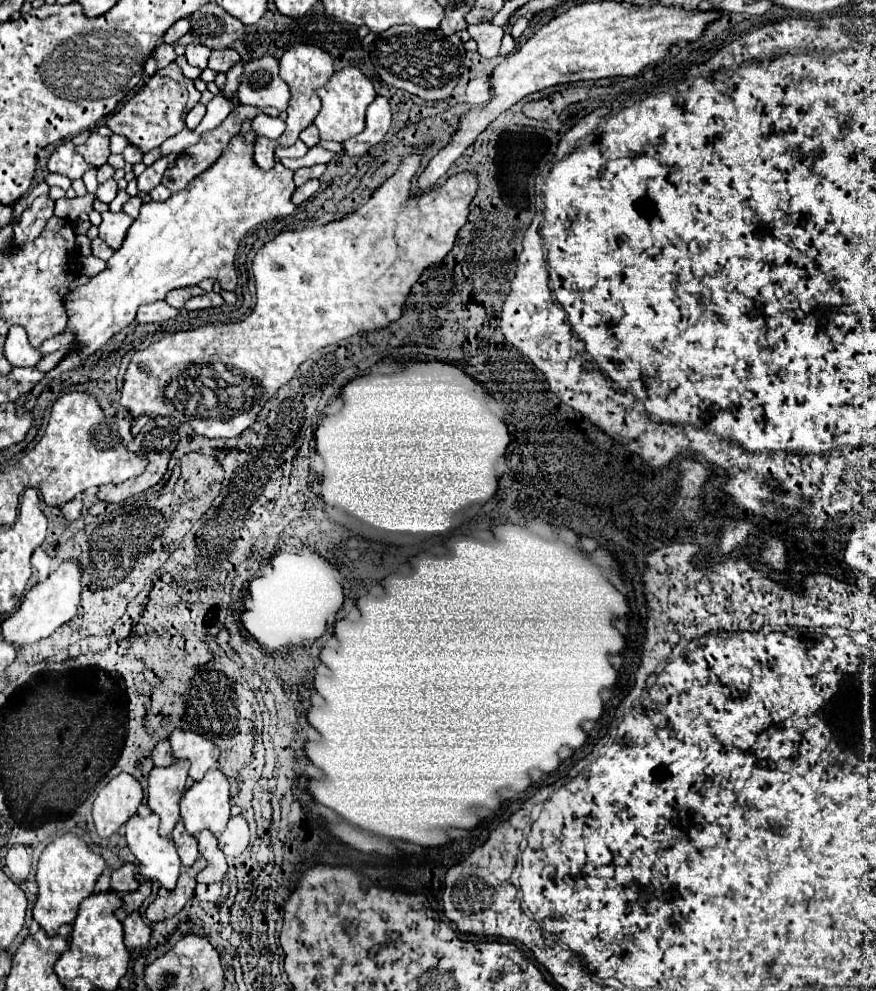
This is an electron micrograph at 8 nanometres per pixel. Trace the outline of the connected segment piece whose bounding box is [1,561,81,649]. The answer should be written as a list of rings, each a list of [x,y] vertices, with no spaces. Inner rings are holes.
[[[75,561],[61,563],[59,569],[55,573],[51,573],[43,583],[31,587],[27,591],[21,607],[1,623],[3,639],[7,643],[15,645],[15,649],[21,649],[21,647],[33,645],[33,643],[49,637],[57,627],[61,627],[63,623],[67,623],[69,619],[75,617],[77,605],[79,605],[79,593],[81,593],[79,565]]]

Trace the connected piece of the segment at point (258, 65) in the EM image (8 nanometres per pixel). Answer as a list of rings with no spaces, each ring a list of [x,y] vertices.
[[[261,57],[245,63],[243,81],[237,89],[239,101],[253,107],[275,107],[279,111],[287,109],[291,91],[279,77],[279,63],[273,57]]]

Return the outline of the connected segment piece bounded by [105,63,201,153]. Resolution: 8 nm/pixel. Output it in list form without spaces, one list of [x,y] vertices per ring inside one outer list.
[[[177,63],[159,69],[147,85],[143,85],[137,95],[133,95],[117,113],[105,119],[105,125],[111,133],[125,135],[131,145],[141,149],[143,153],[159,147],[167,137],[177,135],[185,129],[185,115],[199,103],[201,93],[195,89],[193,81],[187,79]]]

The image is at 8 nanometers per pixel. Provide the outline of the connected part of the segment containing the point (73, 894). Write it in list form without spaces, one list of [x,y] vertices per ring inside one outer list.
[[[75,833],[57,835],[41,853],[37,863],[37,885],[39,897],[33,907],[35,921],[49,933],[55,935],[63,923],[73,923],[79,905],[95,889],[97,877],[103,873],[105,861],[101,855],[93,853],[91,847]]]

